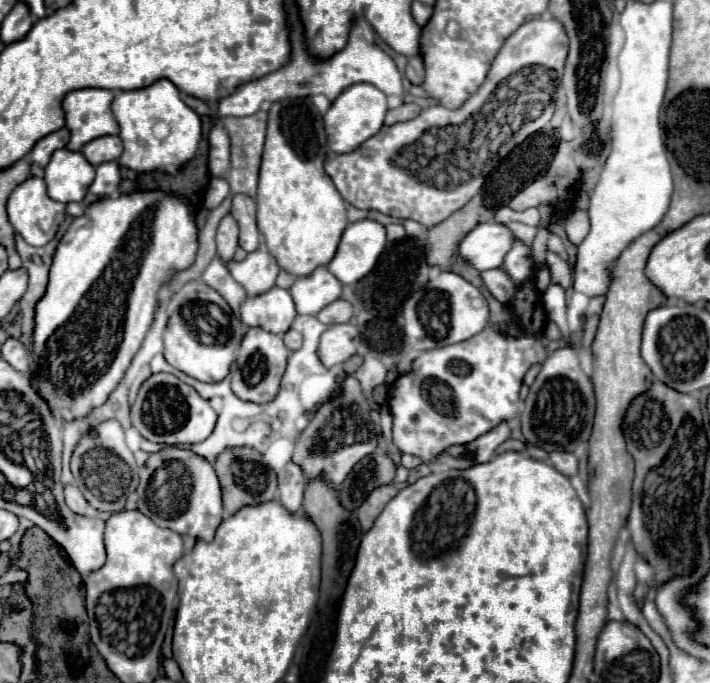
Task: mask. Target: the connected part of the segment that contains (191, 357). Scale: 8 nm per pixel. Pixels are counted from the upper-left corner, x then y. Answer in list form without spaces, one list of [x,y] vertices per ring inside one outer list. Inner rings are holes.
[[[170,311],[168,327],[164,331],[164,357],[172,367],[180,369],[182,373],[186,373],[198,381],[206,381],[206,383],[222,381],[228,375],[230,365],[236,357],[236,343],[238,343],[236,339],[228,339],[228,343],[224,343],[224,345],[220,345],[220,343],[204,345],[198,341],[196,335],[192,335],[190,325],[180,315],[180,311]]]

